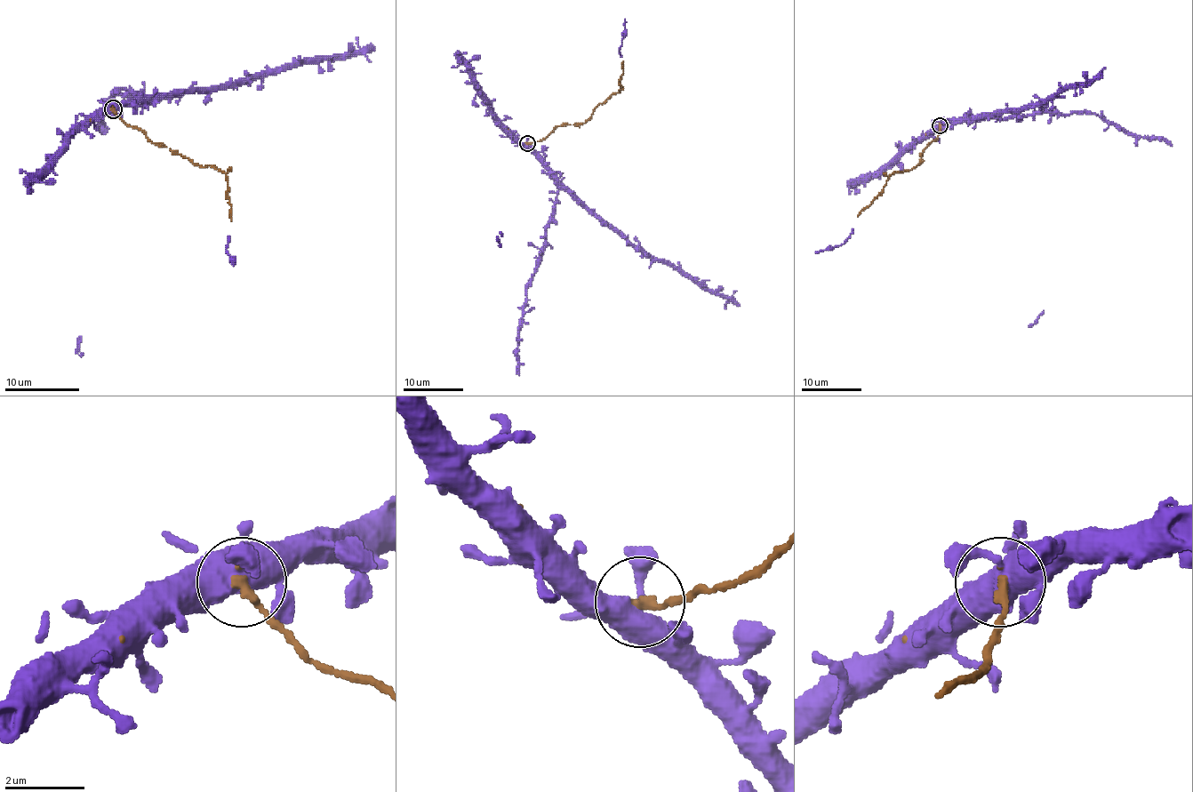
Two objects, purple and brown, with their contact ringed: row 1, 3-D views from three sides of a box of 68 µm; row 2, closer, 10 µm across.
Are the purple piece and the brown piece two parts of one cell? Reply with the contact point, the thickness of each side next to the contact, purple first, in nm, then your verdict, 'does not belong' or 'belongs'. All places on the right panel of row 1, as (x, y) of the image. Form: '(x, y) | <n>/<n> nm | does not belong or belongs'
(940, 125) | 460/200 nm | belongs

